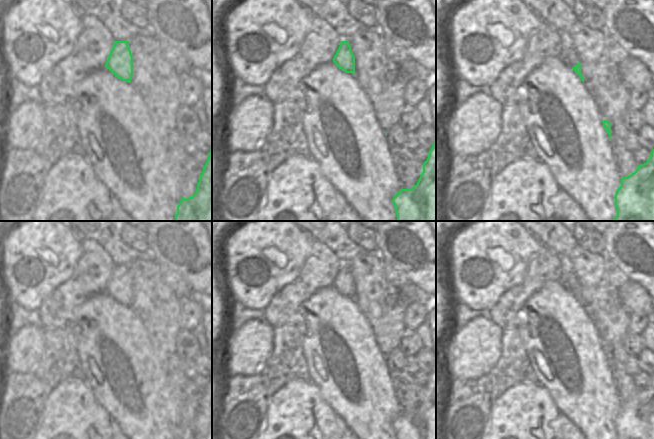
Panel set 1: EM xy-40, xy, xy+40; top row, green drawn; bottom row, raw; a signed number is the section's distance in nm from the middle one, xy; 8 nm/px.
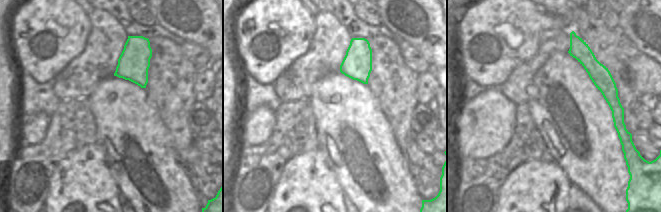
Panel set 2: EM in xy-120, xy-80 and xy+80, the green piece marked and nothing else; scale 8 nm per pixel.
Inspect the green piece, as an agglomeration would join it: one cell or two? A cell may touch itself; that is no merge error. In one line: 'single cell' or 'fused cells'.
single cell

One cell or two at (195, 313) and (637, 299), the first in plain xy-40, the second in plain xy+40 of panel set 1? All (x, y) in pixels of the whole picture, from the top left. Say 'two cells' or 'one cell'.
two cells

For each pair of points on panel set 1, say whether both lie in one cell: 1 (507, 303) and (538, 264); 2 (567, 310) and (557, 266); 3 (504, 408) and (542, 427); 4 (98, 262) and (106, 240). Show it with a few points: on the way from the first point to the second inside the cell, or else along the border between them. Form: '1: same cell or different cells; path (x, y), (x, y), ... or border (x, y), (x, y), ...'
1: same cell; path (517, 295), (537, 274)
2: different cells; border (560, 280), (548, 280), (538, 289)
3: same cell; path (513, 414), (525, 426), (533, 426)
4: different cells; border (85, 238), (92, 238), (110, 256), (115, 264)

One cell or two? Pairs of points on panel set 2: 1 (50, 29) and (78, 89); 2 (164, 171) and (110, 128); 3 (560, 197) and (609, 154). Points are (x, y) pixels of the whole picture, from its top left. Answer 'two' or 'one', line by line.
1: two
2: one
3: two

